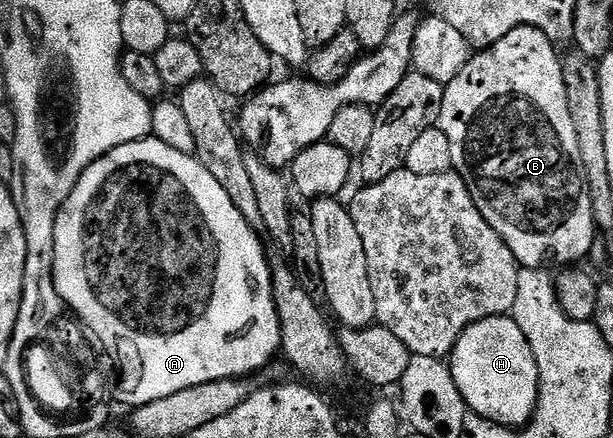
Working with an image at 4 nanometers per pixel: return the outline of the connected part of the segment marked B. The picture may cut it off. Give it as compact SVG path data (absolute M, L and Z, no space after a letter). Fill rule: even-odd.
M531 25L511 29L494 45L470 55L459 75L445 85L439 117L439 127L451 142L452 171L461 175L479 214L503 238L521 268L576 265L590 255L595 243L593 203L567 106L562 57L556 50L543 30Z

